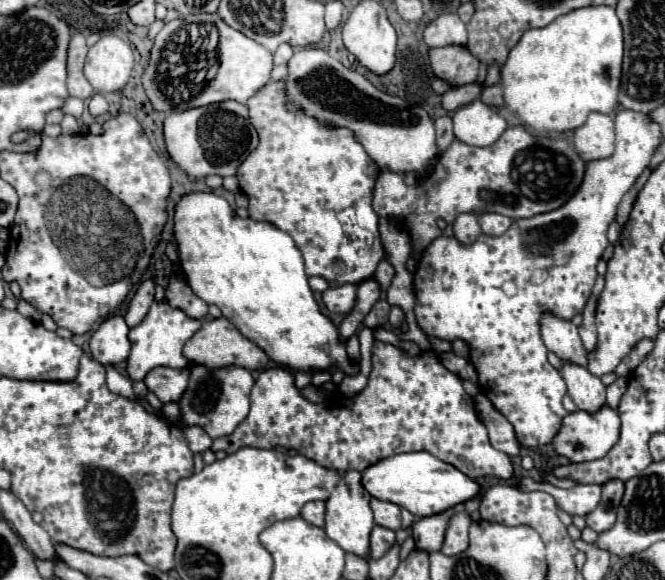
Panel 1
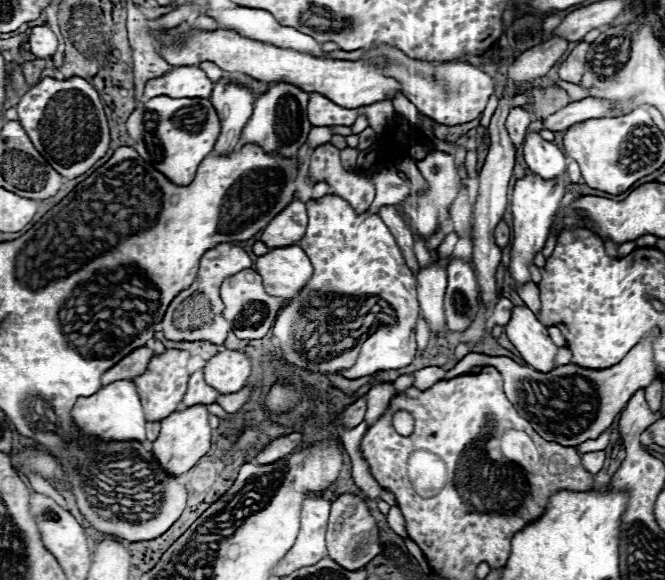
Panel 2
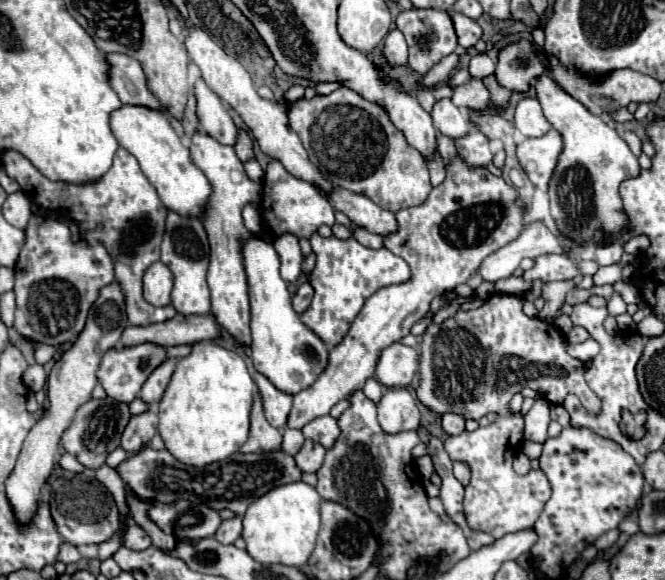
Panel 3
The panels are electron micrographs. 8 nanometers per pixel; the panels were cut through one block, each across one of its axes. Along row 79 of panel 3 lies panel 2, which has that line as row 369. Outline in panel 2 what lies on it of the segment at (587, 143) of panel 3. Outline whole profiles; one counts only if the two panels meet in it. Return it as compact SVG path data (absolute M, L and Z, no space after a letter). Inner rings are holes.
M512 308L512 318L506 326L506 336L532 368L540 372L548 372L554 368L554 356L558 352L558 346L552 344L548 328L536 318L530 308Z

